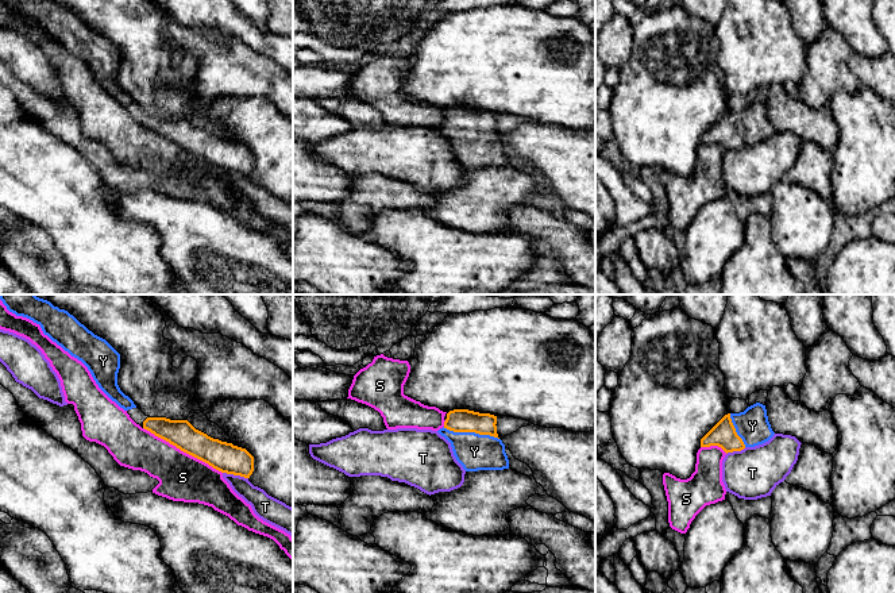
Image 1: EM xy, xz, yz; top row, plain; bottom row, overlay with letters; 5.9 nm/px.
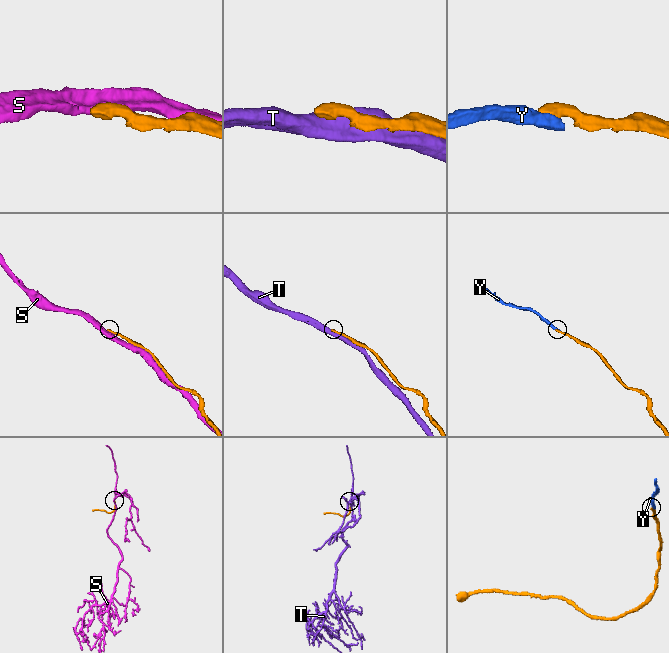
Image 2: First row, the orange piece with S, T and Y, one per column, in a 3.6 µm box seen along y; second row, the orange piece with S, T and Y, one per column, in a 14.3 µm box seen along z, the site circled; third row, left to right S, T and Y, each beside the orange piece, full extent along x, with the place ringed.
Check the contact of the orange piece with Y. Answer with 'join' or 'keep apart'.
join

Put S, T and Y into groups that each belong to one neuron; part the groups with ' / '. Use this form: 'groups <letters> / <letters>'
groups S / T / Y

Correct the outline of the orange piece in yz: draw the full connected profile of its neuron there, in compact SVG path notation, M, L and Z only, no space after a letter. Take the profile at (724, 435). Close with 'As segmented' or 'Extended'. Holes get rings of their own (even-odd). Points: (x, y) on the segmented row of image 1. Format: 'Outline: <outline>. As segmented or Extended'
Outline: M756 403L744 412L725 415L701 439L701 447L718 446L728 454L763 444L774 434L765 405Z. Extended

